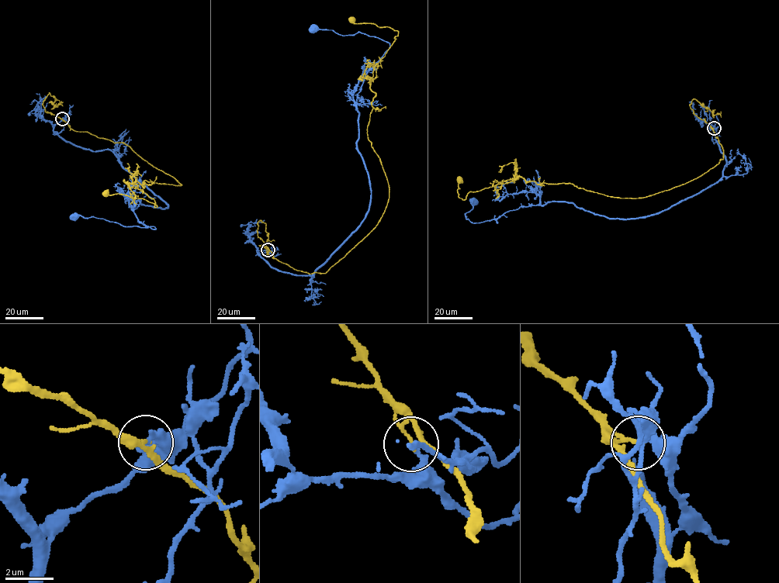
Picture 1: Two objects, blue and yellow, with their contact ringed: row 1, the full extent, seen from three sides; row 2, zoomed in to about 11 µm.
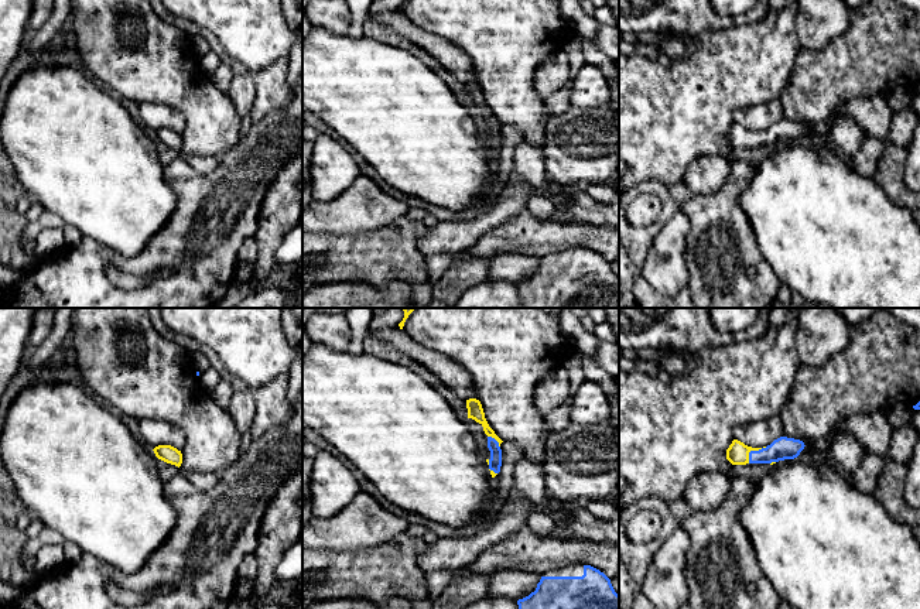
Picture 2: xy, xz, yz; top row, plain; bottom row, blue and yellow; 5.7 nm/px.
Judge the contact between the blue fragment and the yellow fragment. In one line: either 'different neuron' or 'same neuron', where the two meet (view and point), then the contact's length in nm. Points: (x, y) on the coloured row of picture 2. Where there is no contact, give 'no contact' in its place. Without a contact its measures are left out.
different neuron; meets blue in yz at (752, 451); contact 140 nm long

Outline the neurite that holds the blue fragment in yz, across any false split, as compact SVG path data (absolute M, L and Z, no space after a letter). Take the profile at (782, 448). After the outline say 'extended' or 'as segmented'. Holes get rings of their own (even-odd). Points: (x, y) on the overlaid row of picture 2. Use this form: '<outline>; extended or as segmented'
M780 437L766 448L749 452L749 463L772 463L794 459L804 449L804 442L794 438Z; as segmented

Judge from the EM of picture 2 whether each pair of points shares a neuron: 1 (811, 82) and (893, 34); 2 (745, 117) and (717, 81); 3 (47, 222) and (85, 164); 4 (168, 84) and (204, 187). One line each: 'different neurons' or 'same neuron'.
1: same neuron
2: different neurons
3: different neurons
4: different neurons

